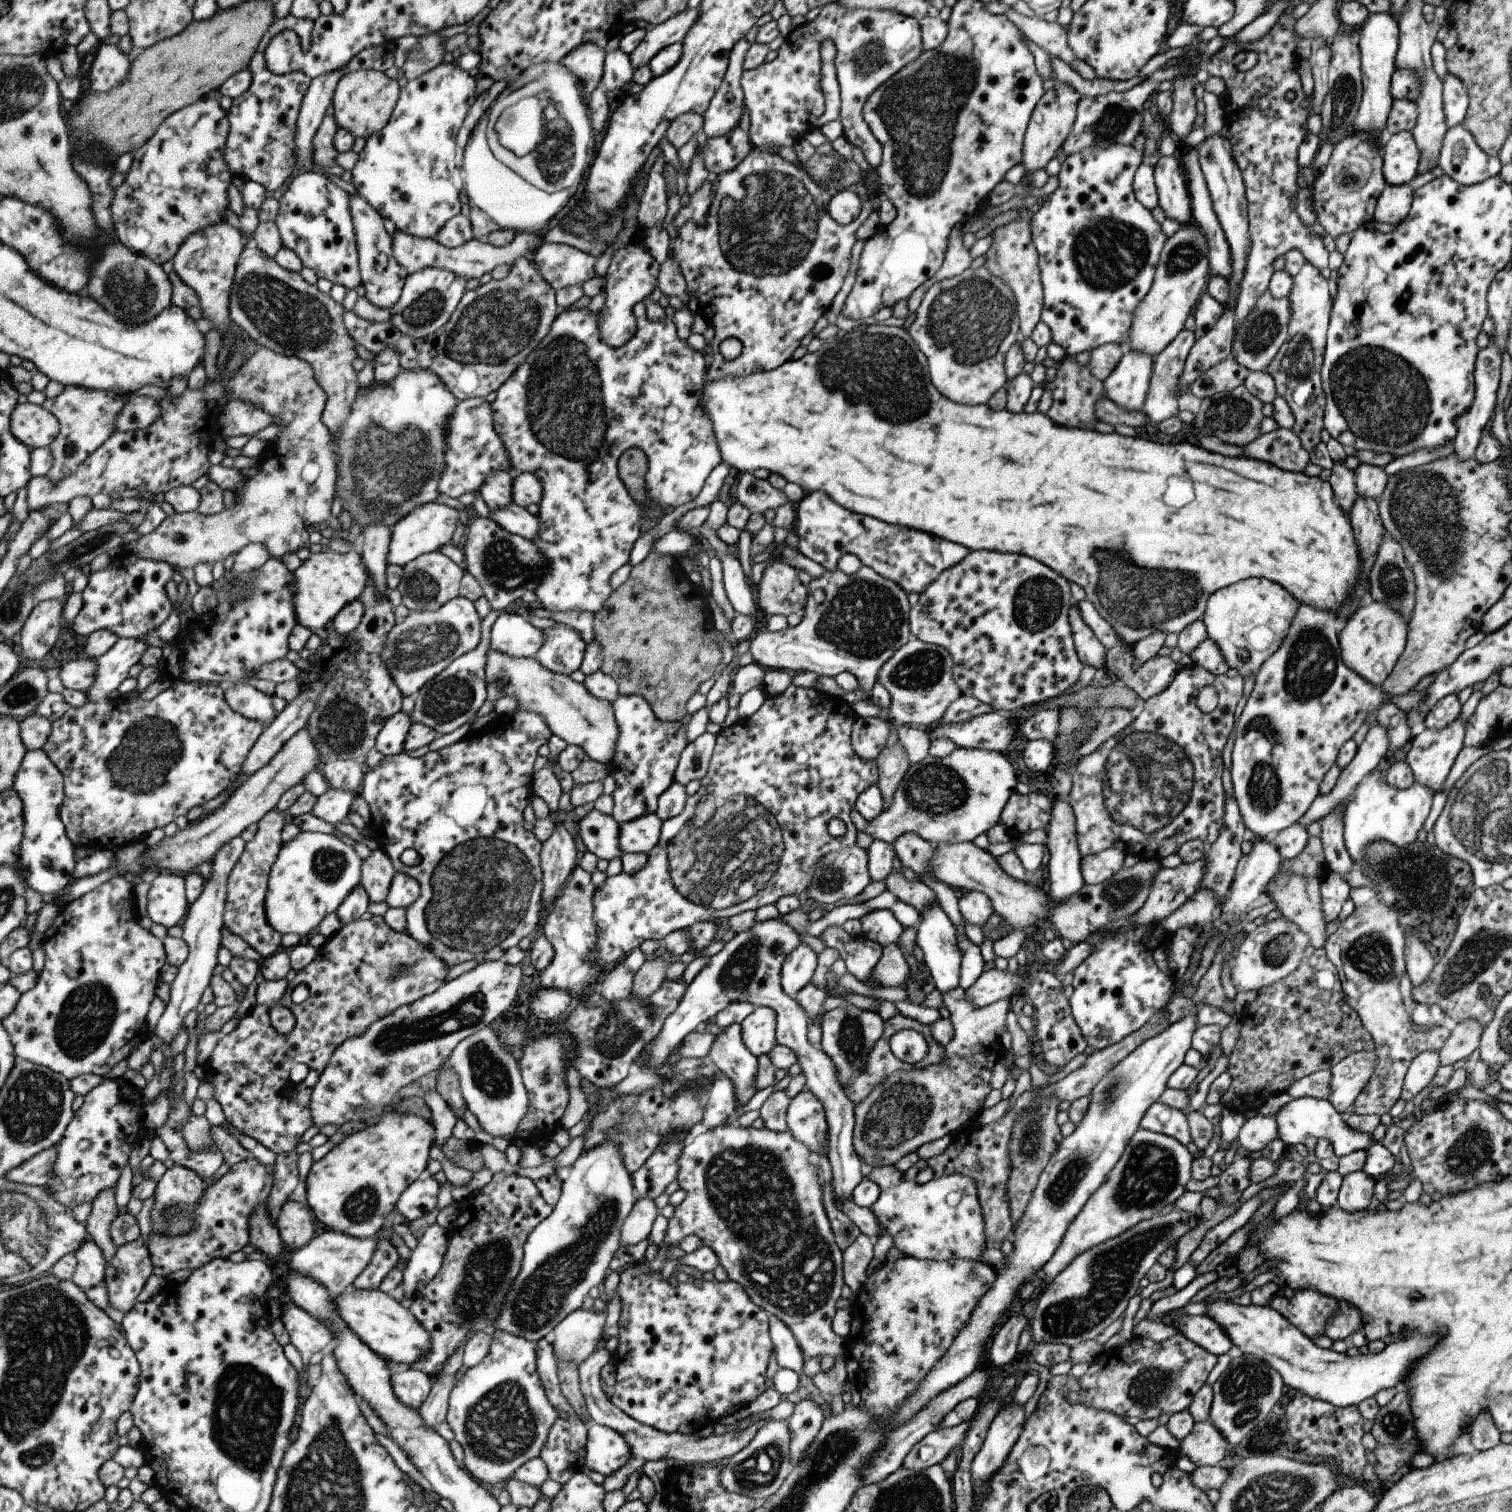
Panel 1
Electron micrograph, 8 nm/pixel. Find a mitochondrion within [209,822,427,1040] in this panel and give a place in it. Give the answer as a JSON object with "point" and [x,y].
{"point":[328,864]}

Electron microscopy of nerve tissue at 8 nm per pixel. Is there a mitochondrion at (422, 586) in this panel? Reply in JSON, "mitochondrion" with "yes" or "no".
{"mitochondrion":"yes"}

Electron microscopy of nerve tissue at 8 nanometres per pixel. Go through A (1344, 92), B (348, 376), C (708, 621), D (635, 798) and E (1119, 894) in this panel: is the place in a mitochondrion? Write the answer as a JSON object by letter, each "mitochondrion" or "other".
{"A":"mitochondrion","B":"other","C":"other","D":"other","E":"mitochondrion"}

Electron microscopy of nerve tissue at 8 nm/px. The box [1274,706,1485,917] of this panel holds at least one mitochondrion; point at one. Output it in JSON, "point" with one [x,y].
{"point":[1435,887]}

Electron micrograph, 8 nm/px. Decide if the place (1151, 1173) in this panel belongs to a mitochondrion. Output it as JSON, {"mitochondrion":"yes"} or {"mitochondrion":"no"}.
{"mitochondrion":"yes"}

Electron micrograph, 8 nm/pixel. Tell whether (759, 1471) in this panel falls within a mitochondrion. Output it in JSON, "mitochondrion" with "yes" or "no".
{"mitochondrion":"yes"}

